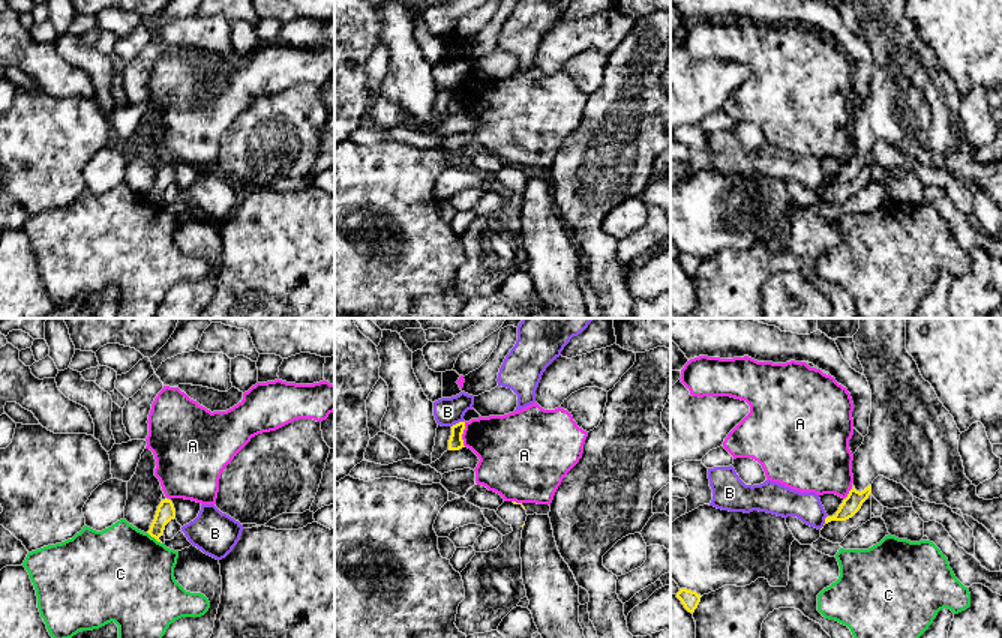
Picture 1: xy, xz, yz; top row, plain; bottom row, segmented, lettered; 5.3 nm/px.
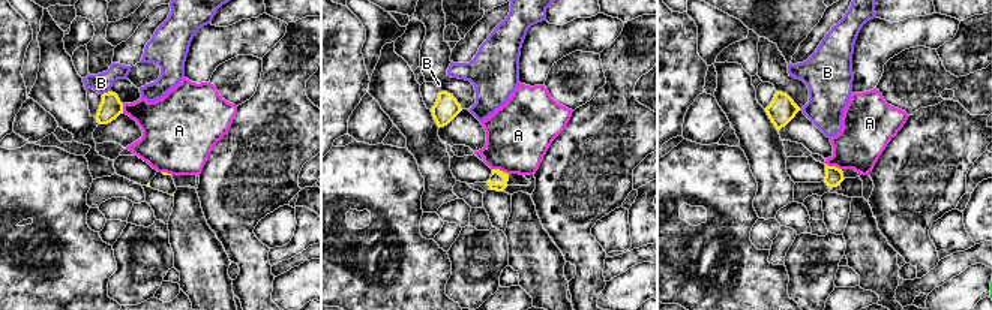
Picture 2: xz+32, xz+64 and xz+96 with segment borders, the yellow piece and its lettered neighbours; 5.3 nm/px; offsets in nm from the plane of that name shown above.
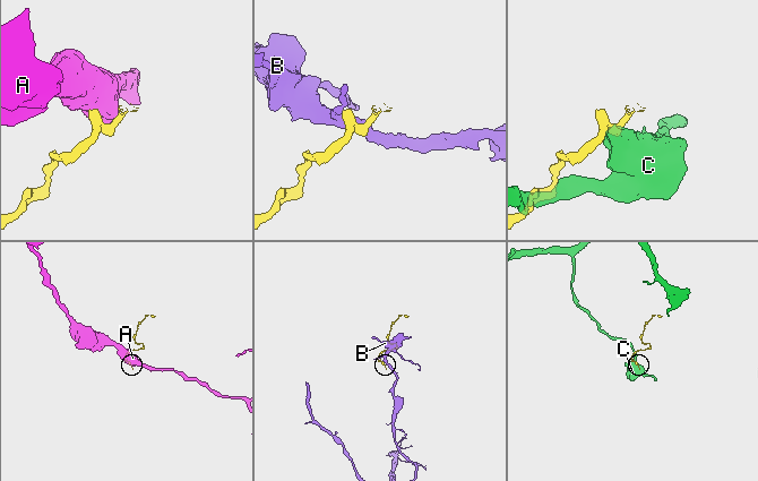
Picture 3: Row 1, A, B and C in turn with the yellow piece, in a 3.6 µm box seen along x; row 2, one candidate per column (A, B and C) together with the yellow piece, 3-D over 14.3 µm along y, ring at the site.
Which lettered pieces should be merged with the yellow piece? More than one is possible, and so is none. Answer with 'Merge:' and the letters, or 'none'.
Merge: none

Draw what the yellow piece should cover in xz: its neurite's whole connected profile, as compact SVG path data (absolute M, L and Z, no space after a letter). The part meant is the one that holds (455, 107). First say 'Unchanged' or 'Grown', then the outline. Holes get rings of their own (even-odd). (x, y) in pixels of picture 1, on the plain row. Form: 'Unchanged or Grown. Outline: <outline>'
Unchanged. Outline: M459 86L452 90L448 114L459 114L459 113L465 111L464 104L462 104L464 93L465 93L465 86Z

